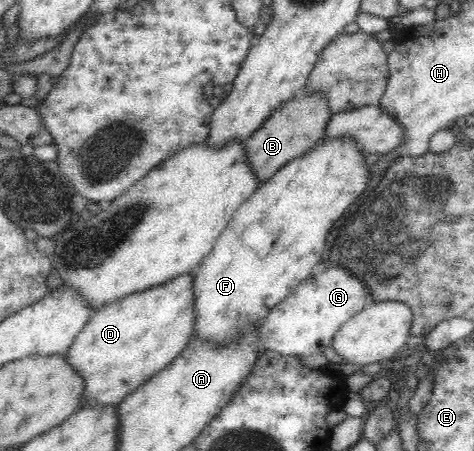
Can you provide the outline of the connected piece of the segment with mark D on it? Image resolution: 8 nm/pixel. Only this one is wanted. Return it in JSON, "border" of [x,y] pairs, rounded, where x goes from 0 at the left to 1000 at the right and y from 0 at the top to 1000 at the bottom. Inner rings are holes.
{"border":[[[407,608],[378,612],[357,630],[331,634],[323,643],[289,647],[238,667],[198,690],[188,714],[162,738],[150,769],[137,785],[139,805],[154,814],[175,840],[175,869],[162,907],[171,902],[247,900],[270,874],[287,867],[331,825],[365,805],[390,776],[407,736]]]}

